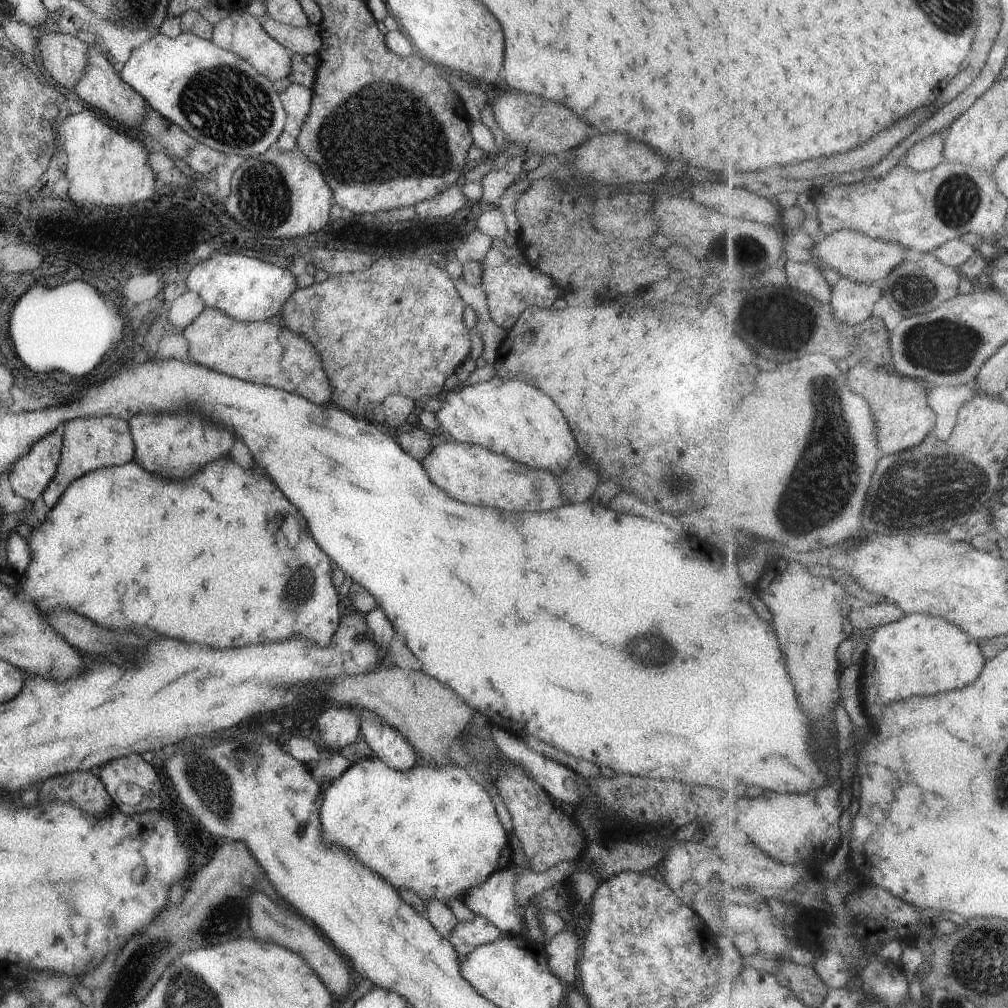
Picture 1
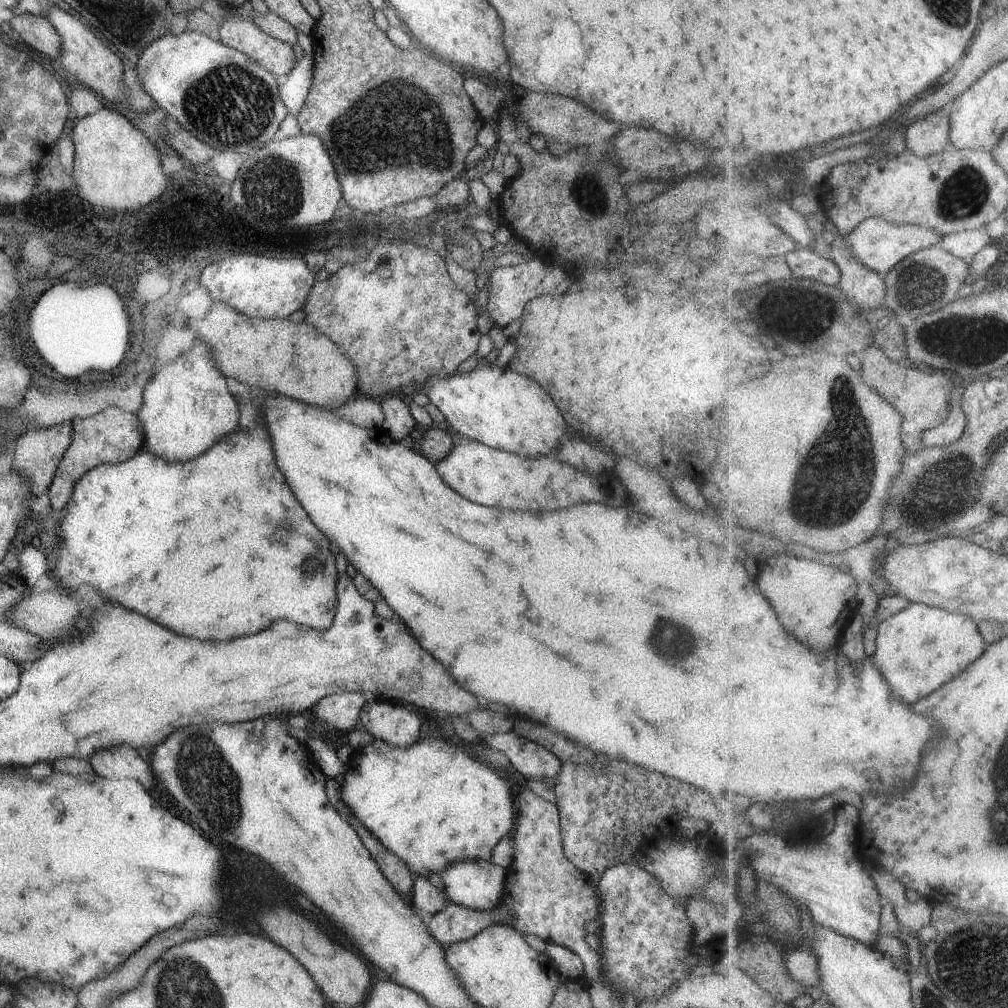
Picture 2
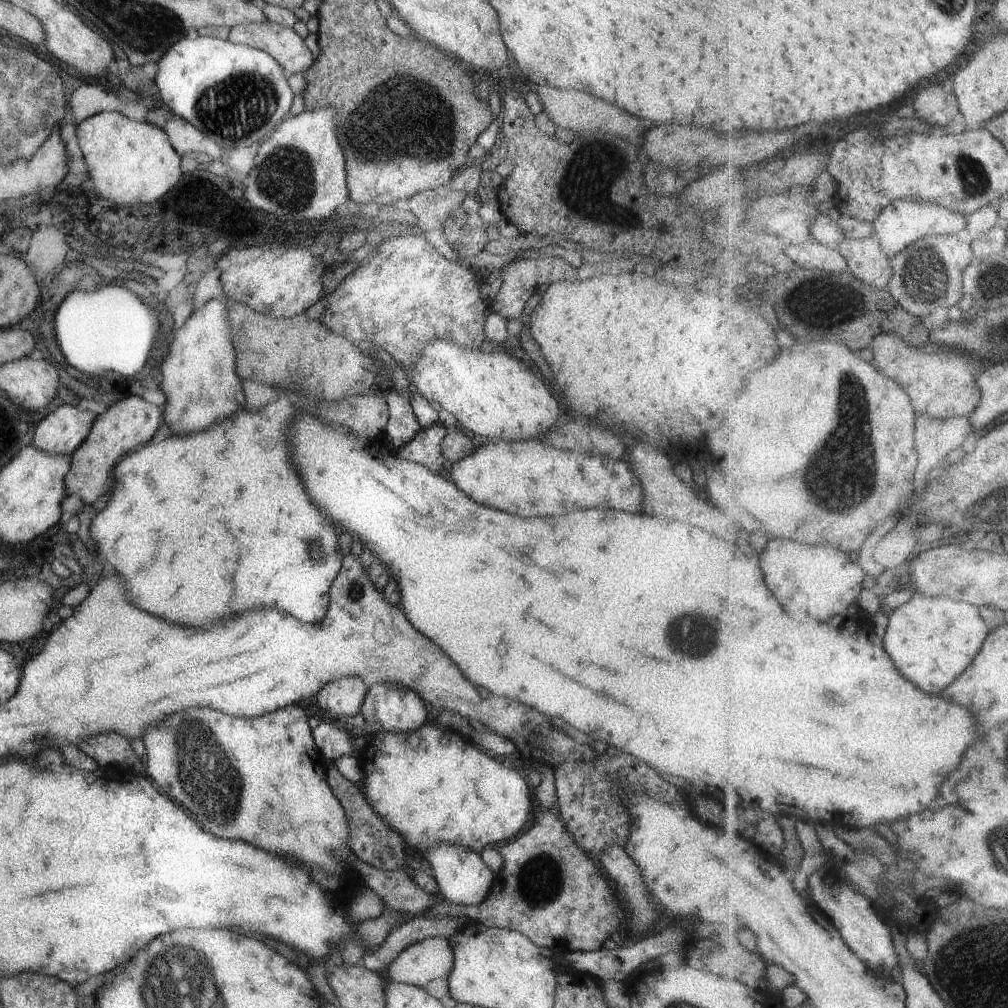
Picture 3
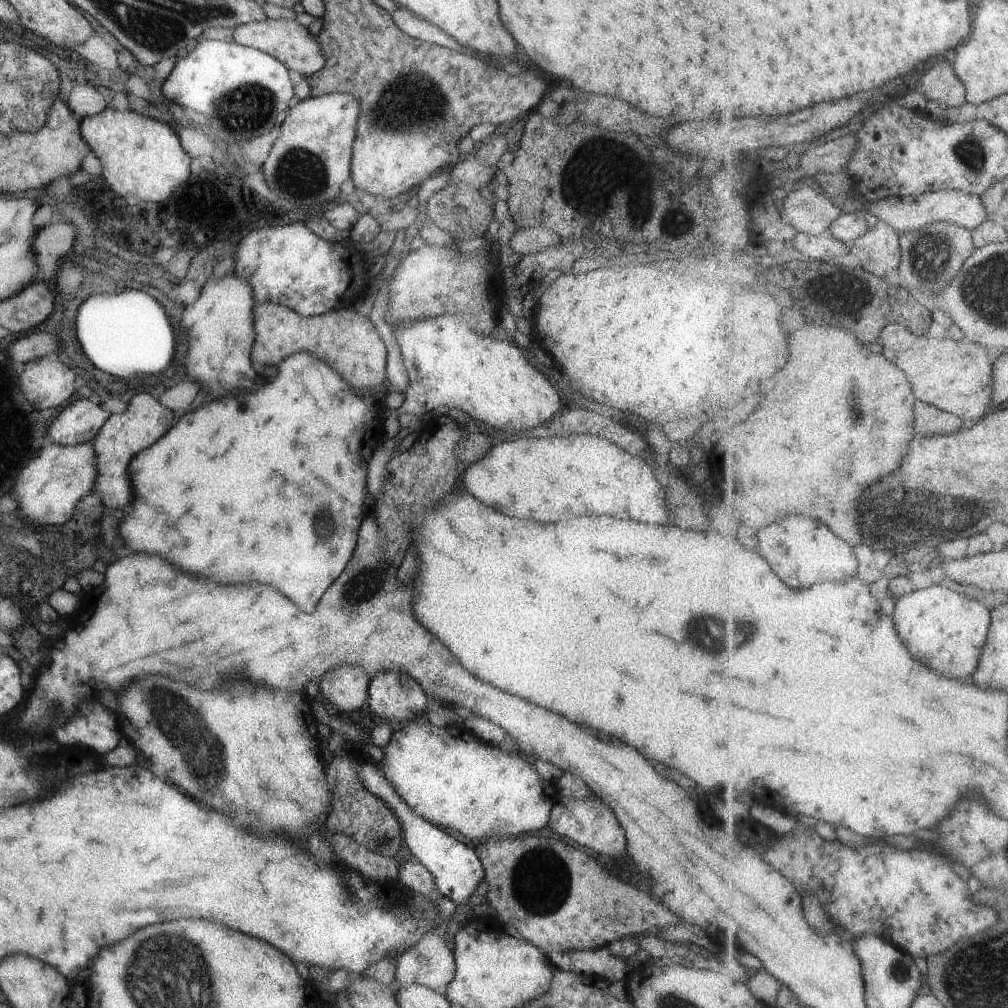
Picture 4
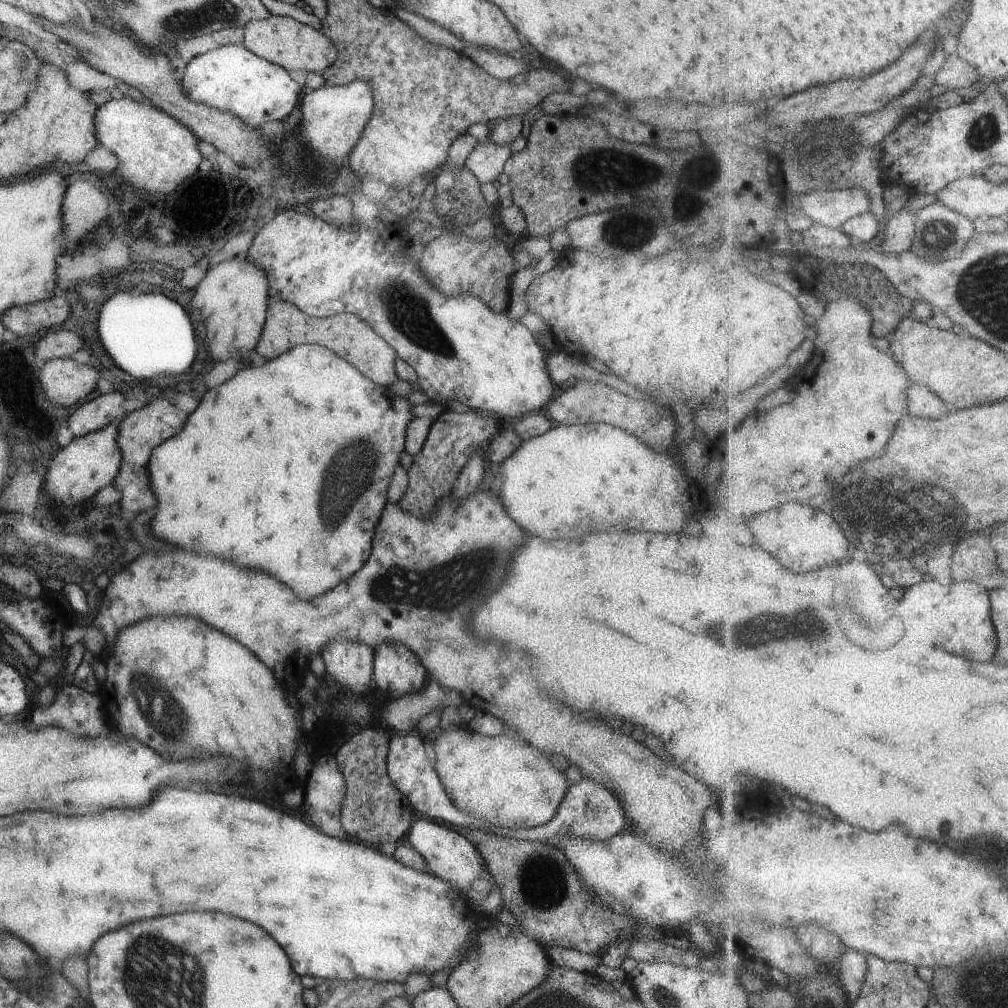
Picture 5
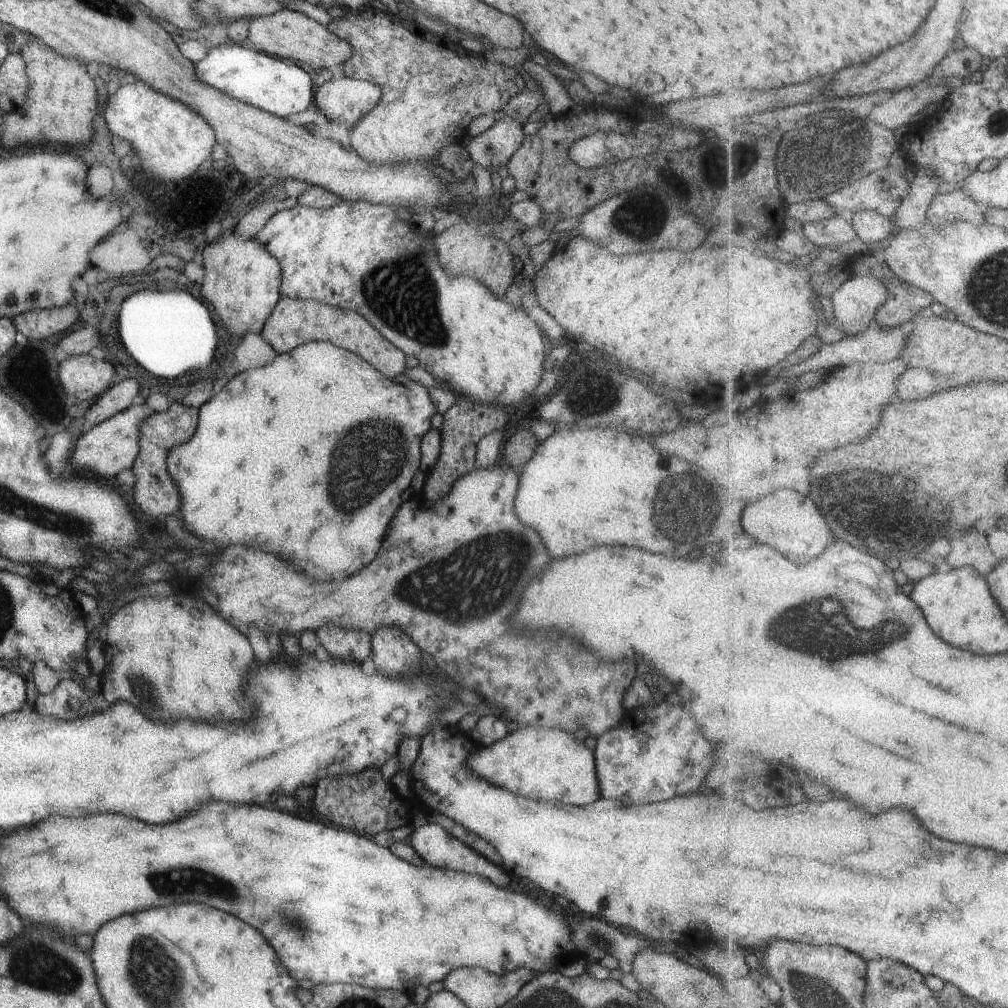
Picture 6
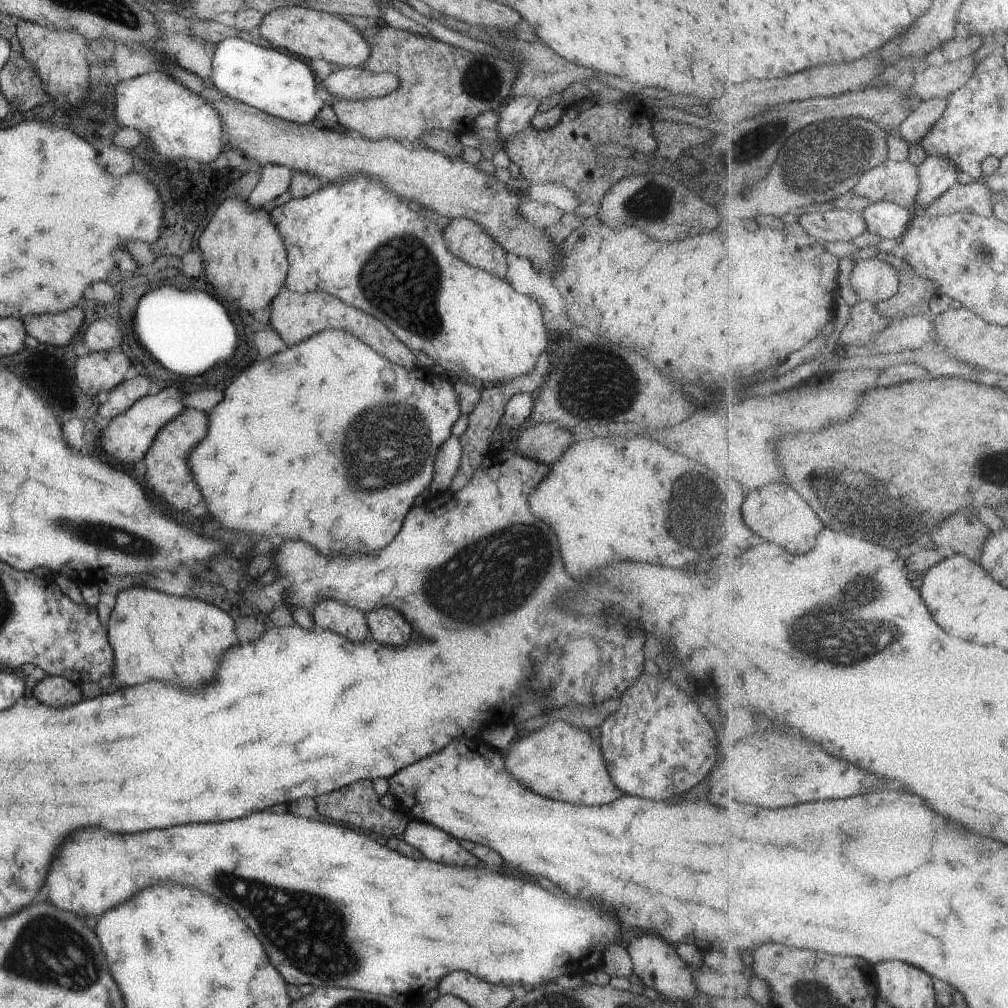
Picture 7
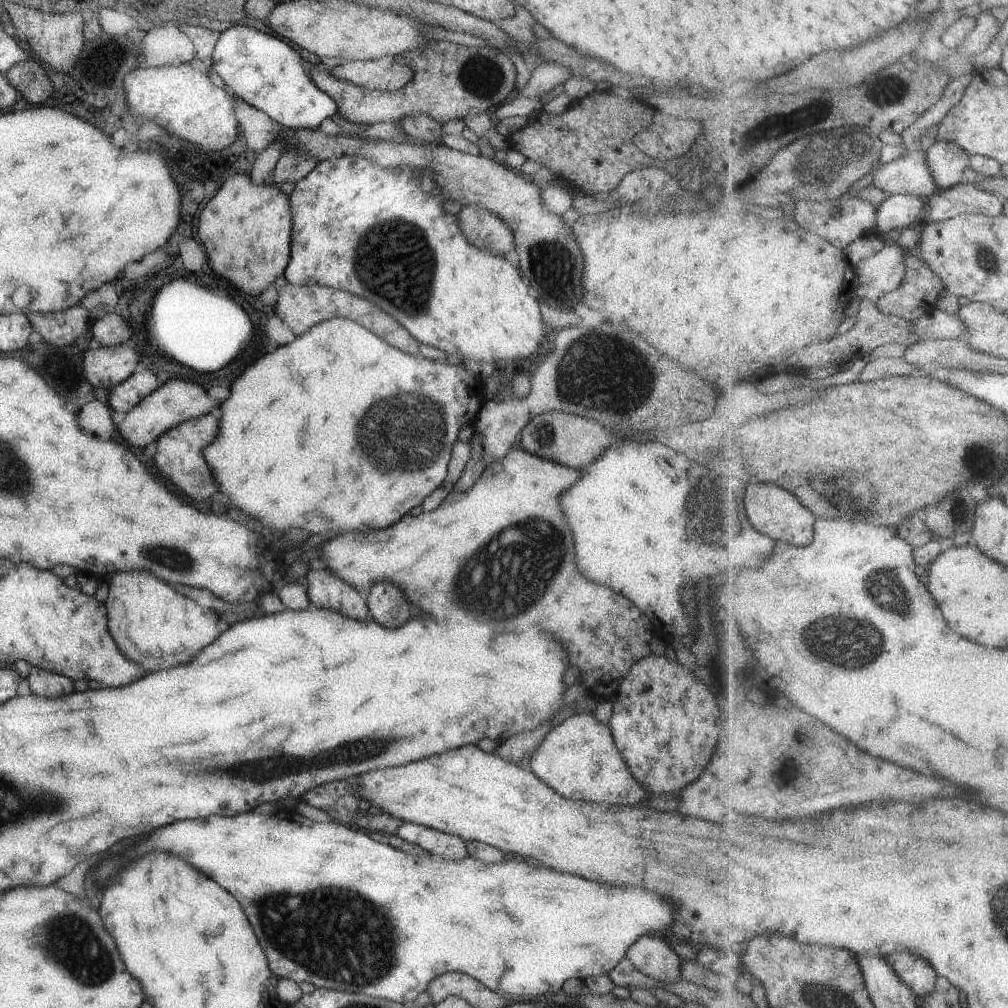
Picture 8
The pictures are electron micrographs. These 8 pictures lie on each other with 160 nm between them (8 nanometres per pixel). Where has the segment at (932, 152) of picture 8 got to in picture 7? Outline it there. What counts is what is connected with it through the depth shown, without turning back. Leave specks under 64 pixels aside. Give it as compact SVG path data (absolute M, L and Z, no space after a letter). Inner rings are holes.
M927 156L918 166L920 189L916 194L916 202L924 208L930 207L957 184L957 172L959 170L951 159Z

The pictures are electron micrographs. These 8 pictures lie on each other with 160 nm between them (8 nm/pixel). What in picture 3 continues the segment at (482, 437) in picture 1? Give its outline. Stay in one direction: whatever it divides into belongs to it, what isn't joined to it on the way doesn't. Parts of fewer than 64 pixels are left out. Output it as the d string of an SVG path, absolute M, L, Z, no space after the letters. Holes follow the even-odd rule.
M431 339L420 352L417 362L408 372L410 389L429 402L437 402L441 408L451 412L457 422L473 434L486 436L488 440L527 441L543 440L547 432L554 430L553 423L559 416L559 406L551 396L549 384L526 363L502 351L490 353L478 349L466 349L445 339Z

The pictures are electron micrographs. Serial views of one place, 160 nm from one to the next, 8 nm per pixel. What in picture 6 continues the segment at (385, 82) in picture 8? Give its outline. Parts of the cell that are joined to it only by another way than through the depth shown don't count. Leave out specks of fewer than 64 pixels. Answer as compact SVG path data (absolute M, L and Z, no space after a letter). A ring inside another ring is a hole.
M335 72L315 90L313 100L329 121L339 122L349 129L376 106L380 90L381 87L365 79L350 78Z

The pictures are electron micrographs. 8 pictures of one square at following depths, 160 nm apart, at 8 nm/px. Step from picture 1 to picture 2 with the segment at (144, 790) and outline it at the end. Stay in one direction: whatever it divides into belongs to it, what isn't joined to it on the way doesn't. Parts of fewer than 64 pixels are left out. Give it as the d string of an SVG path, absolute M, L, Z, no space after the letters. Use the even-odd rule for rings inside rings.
M119 746L111 752L97 752L91 756L91 766L97 775L103 778L115 778L115 780L129 780L135 778L141 782L141 786L147 790L153 784L150 764L139 758L137 750L129 746Z

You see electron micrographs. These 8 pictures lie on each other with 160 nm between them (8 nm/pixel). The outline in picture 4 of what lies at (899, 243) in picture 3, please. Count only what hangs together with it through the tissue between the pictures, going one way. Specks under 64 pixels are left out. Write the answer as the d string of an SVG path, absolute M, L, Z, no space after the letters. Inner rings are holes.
M942 190L912 197L893 196L872 205L863 205L855 195L843 196L834 201L837 206L841 206L845 213L860 213L863 211L875 215L880 221L885 221L891 228L894 228L901 237L911 231L923 229L924 226L934 222L951 223L973 231L989 220L983 199L965 194L963 191Z

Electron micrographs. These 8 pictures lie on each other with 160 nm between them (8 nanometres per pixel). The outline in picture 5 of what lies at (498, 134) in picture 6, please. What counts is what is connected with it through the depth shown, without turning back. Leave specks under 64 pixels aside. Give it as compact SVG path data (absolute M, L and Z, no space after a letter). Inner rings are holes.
M478 141L465 159L463 166L470 170L479 183L492 183L503 172L504 162L511 155L509 145Z

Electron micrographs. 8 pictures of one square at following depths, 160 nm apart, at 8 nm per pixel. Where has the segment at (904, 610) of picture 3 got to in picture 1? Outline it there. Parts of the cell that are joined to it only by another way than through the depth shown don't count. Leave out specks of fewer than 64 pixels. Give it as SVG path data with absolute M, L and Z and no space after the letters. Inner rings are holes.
M913 614L897 624L878 627L869 637L865 654L858 659L864 665L864 702L870 708L971 686L981 676L987 661L979 642L970 634L927 614Z

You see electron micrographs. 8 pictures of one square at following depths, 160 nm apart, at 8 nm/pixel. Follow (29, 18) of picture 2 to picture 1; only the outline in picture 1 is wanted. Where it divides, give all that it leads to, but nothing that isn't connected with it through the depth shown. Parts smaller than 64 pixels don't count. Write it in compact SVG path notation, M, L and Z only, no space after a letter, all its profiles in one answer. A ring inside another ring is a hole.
M45 31L36 42L44 68L63 91L72 95L88 59L88 47L74 36Z

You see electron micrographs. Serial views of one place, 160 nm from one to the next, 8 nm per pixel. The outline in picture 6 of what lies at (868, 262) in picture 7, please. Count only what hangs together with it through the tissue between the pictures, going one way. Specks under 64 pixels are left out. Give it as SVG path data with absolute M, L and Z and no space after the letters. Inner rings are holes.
M850 276L832 295L834 314L847 337L865 330L889 300L889 290L875 276Z

